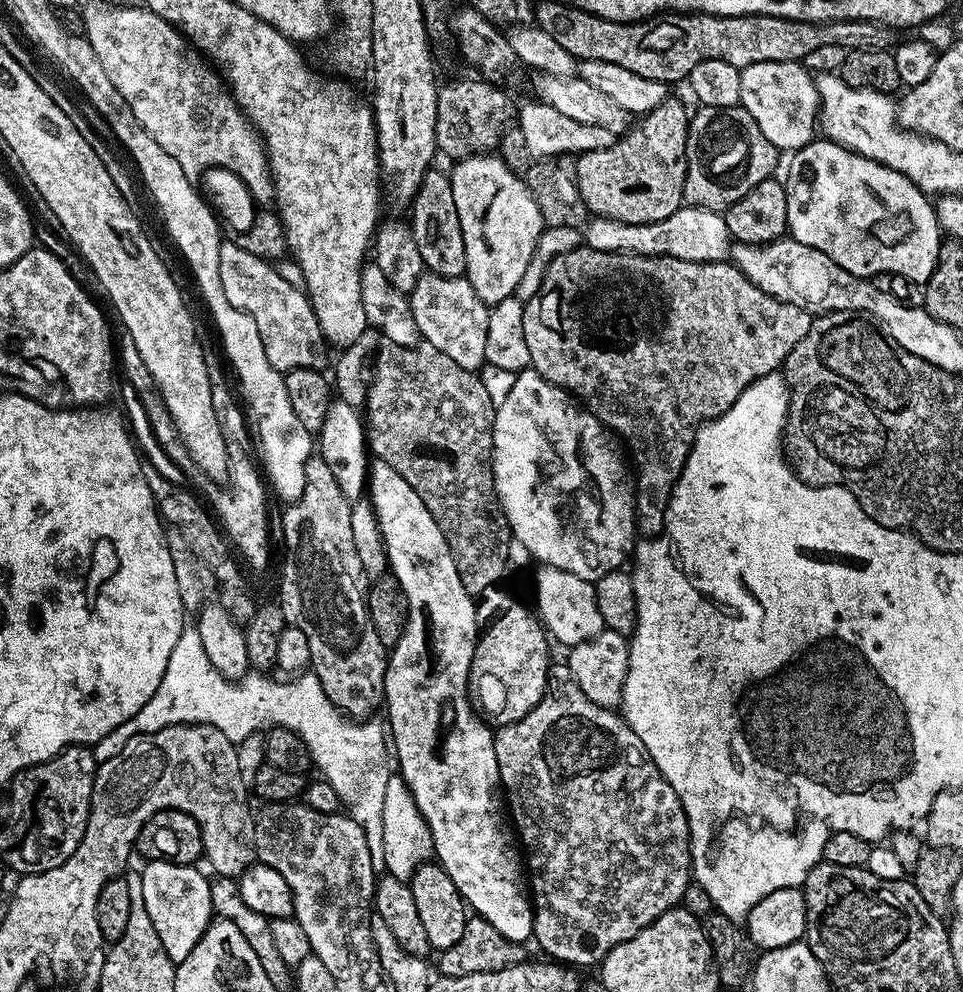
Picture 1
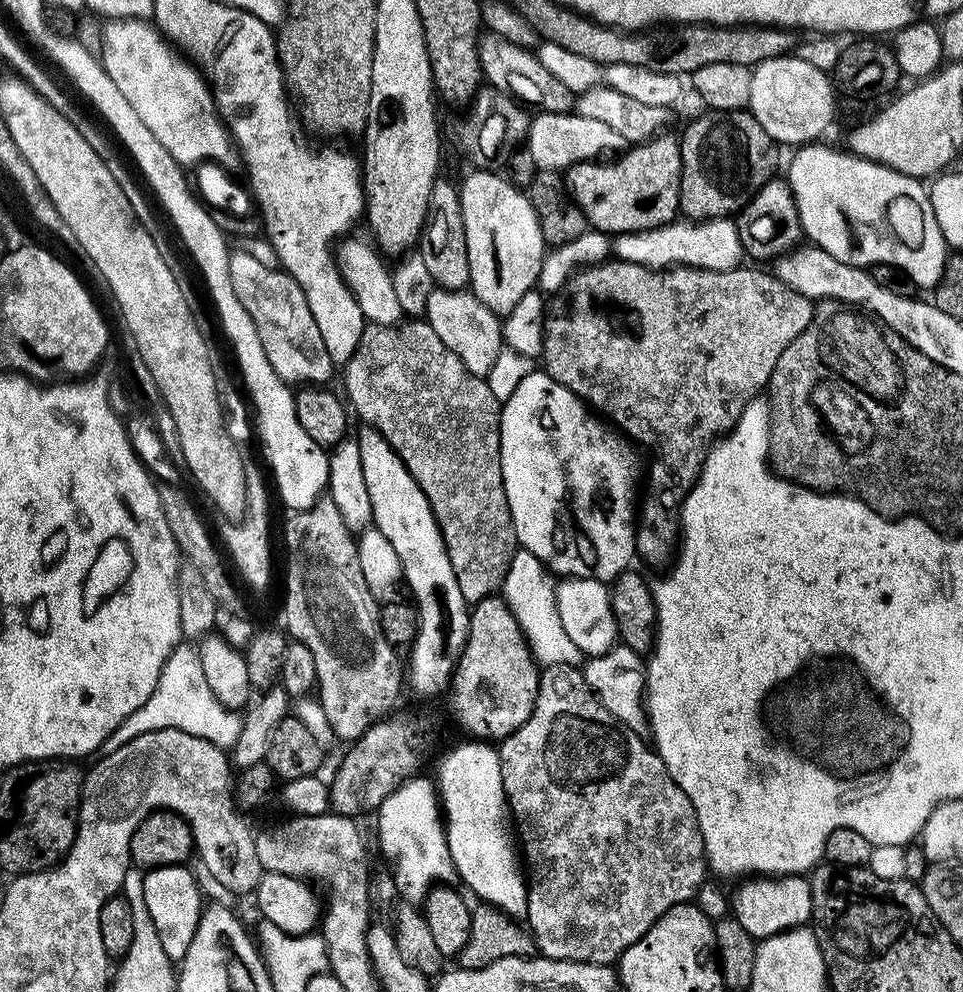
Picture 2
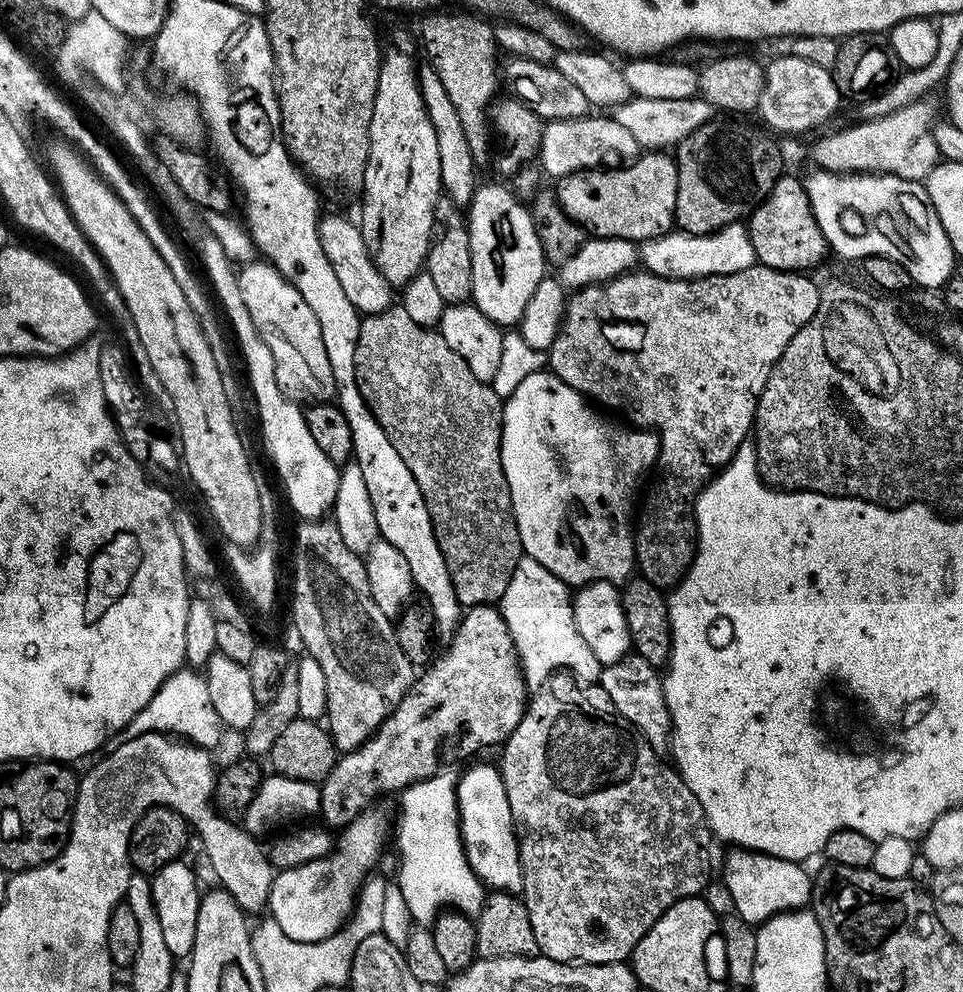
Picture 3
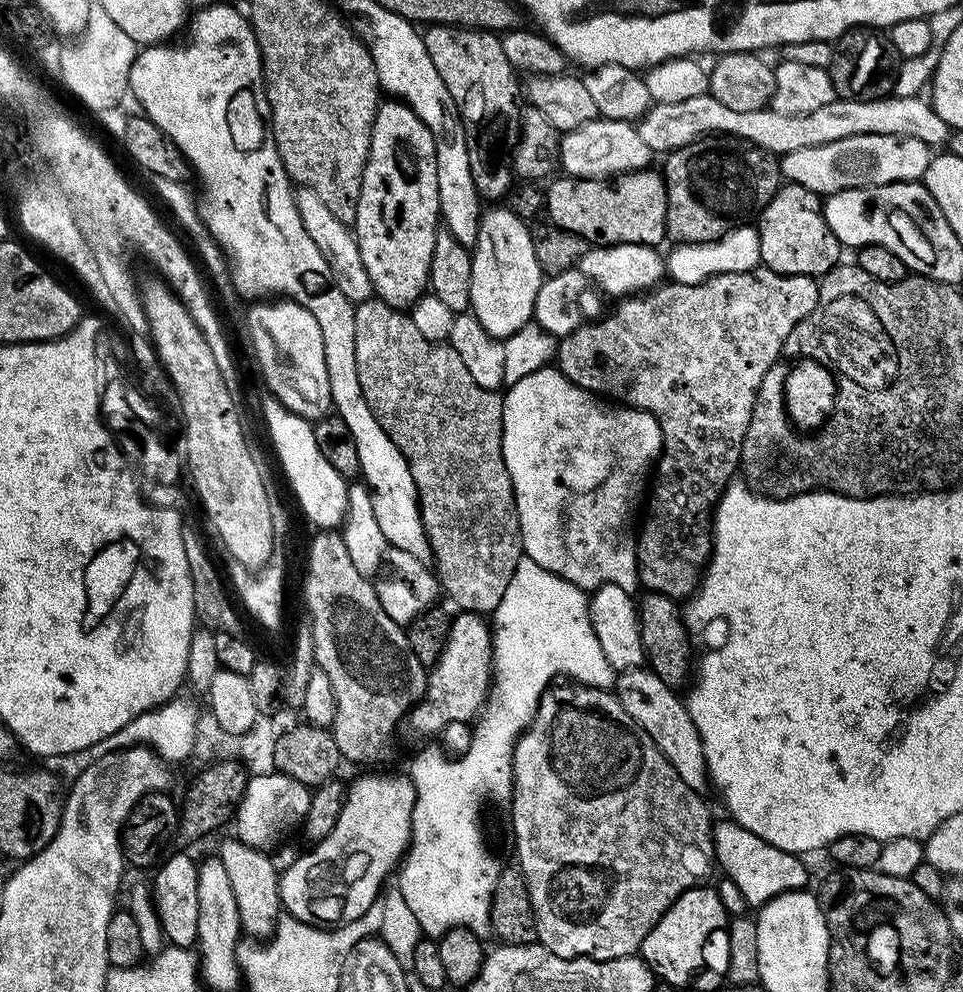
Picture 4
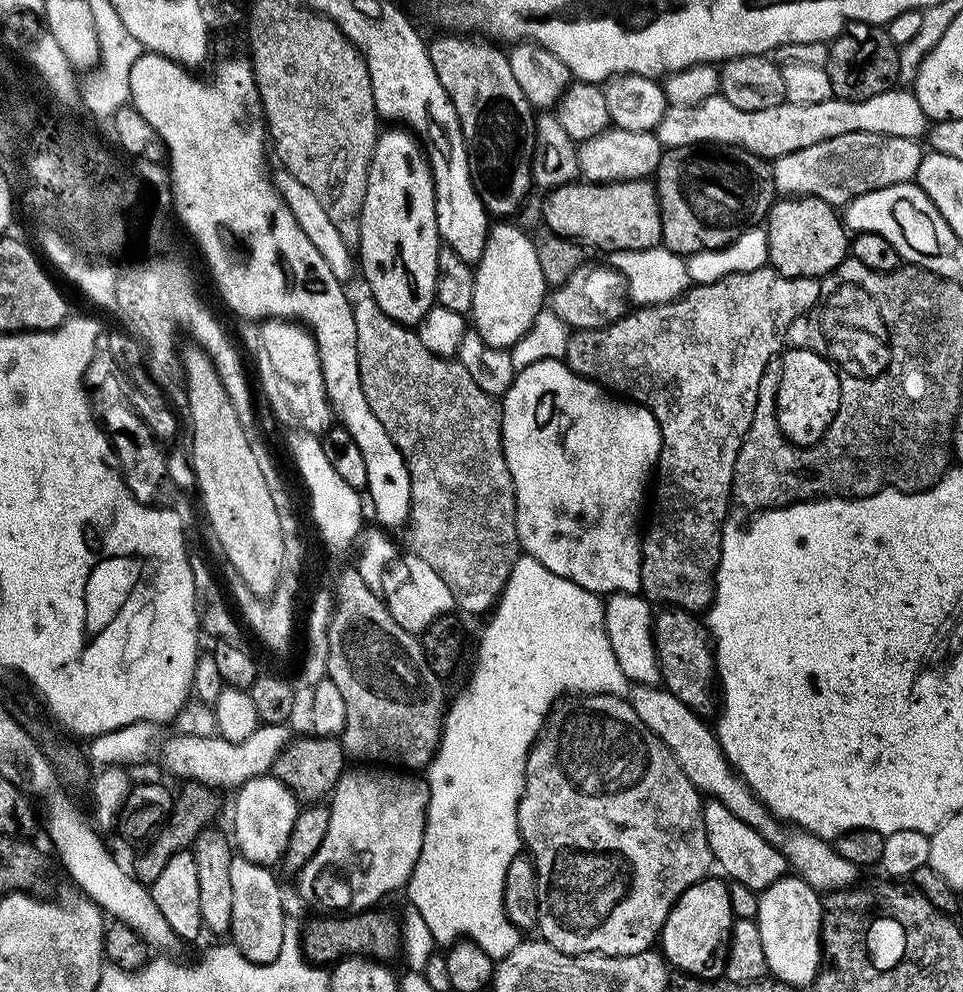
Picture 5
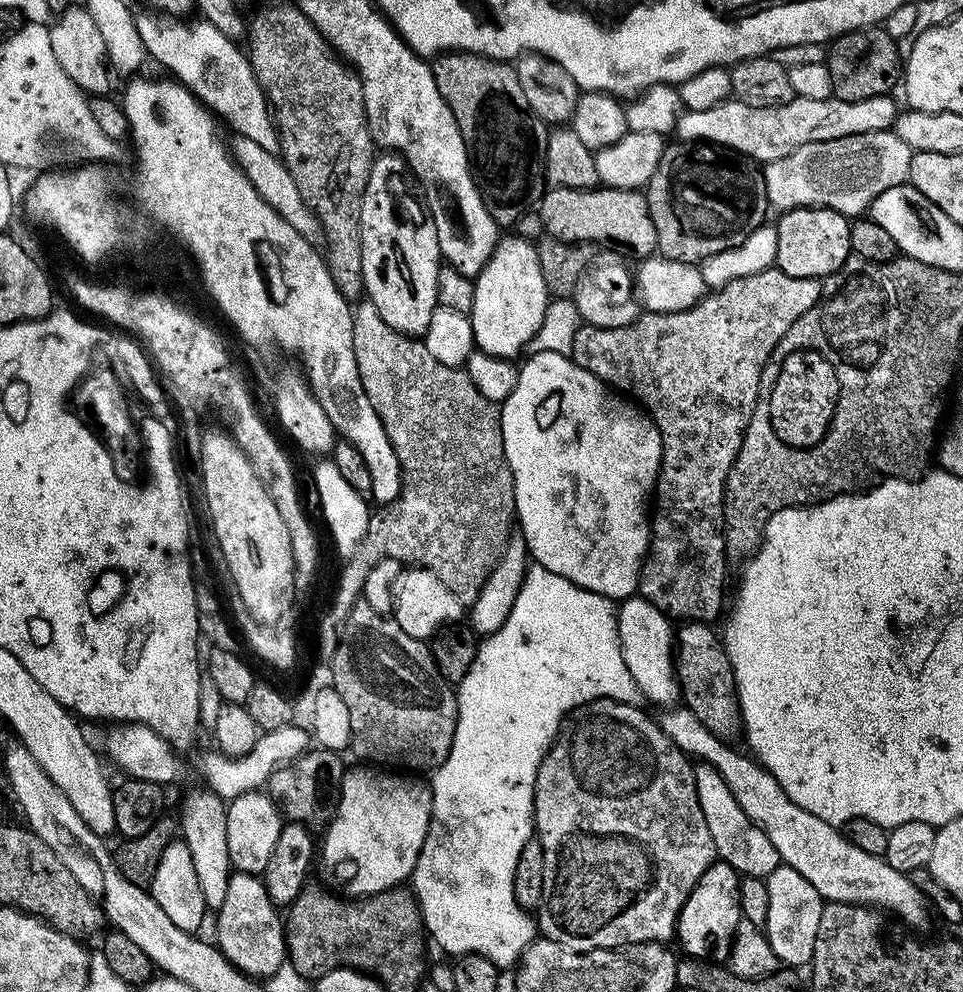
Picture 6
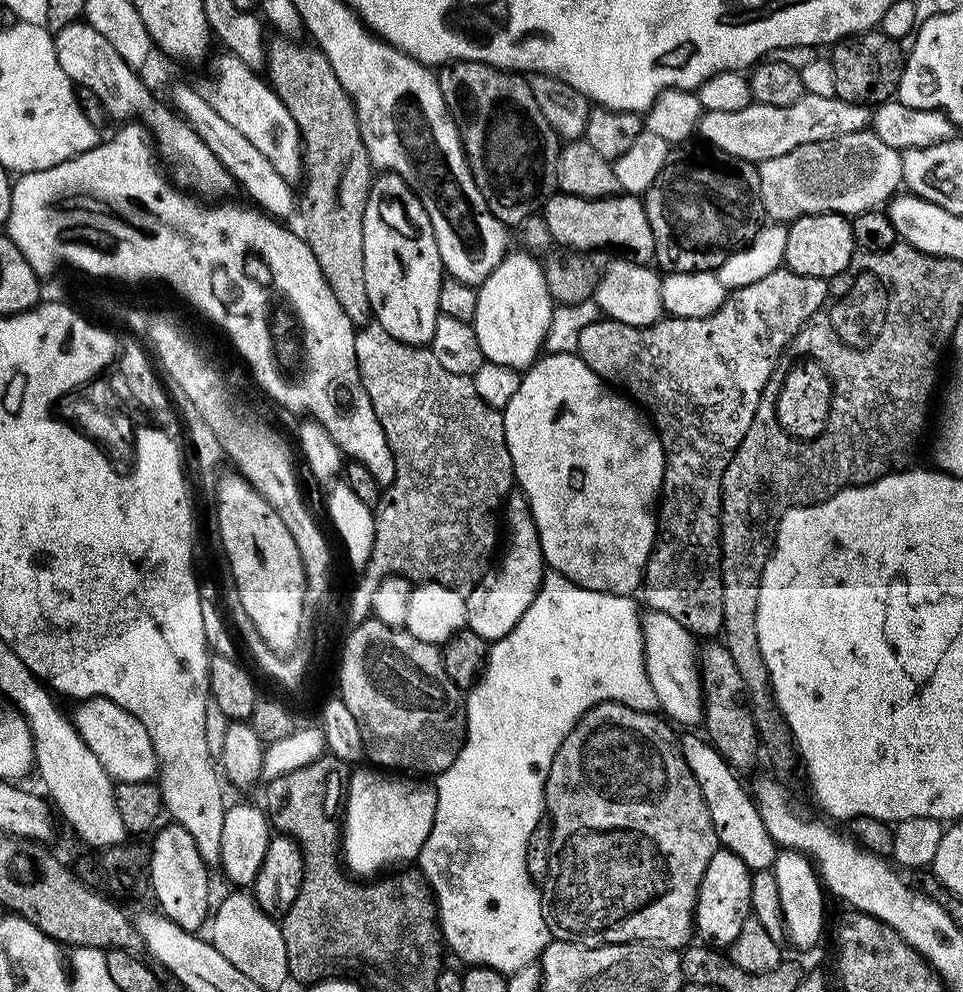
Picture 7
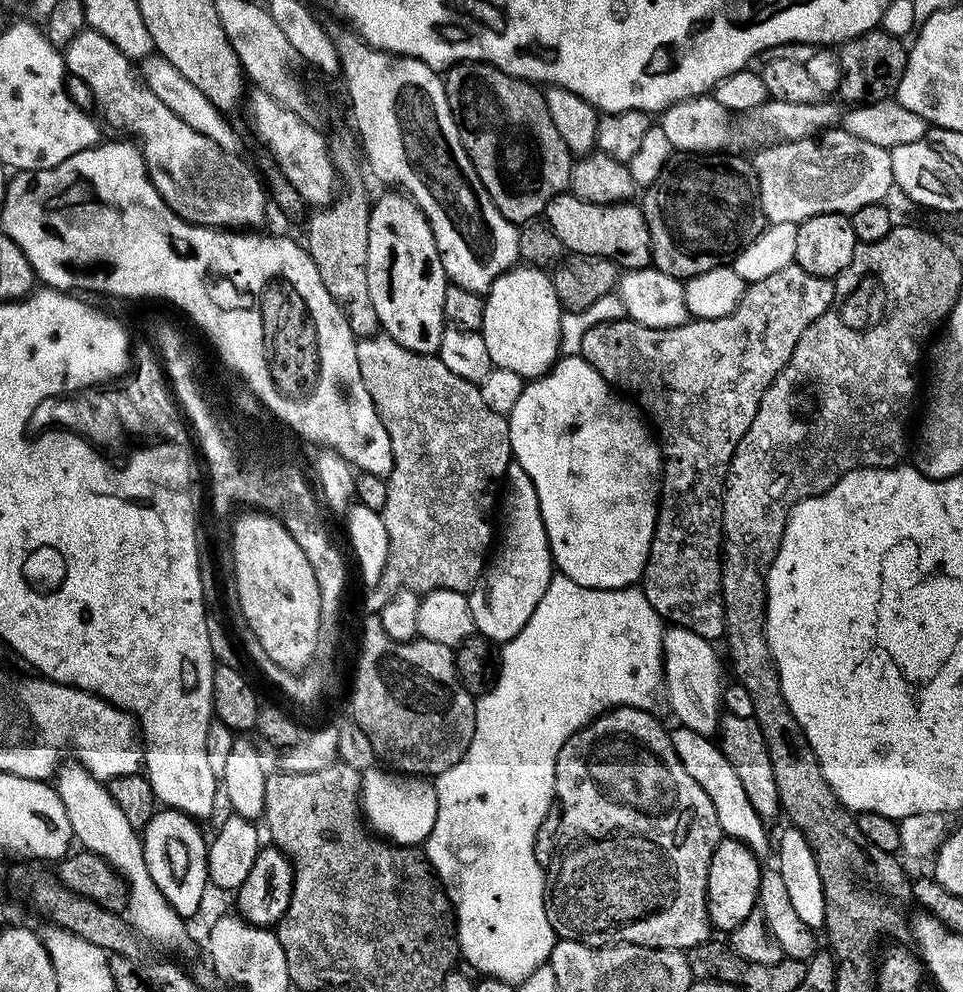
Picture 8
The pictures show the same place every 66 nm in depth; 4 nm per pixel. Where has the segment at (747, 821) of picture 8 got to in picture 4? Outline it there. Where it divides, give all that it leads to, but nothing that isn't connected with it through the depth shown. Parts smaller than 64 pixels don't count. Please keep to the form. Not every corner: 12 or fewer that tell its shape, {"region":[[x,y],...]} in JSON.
{"region":[[731,818],[713,827],[721,873],[750,906],[809,887],[799,855]]}

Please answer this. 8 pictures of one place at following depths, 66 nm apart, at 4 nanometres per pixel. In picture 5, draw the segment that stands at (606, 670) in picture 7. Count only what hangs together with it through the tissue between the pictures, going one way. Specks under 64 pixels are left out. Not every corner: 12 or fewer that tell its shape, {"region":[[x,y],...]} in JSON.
{"region":[[517,556],[426,769],[400,916],[423,973],[504,913],[528,755],[623,697],[599,595]]}

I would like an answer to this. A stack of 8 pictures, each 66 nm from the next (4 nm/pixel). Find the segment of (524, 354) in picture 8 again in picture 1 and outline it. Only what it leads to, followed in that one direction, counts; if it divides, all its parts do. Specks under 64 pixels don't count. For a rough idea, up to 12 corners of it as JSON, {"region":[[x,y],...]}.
{"region":[[496,154],[450,172],[466,278],[516,296],[546,225]]}

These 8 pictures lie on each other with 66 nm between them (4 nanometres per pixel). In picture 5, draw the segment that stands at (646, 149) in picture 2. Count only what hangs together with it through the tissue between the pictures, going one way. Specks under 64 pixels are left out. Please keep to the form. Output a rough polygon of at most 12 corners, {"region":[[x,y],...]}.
{"region":[[651,179],[551,189],[543,227],[611,254],[661,247]]}

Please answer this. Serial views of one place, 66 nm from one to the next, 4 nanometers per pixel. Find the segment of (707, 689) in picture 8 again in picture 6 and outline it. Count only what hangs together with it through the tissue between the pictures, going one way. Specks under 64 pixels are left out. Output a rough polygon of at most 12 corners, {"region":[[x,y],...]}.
{"region":[[637,594],[616,625],[626,668],[652,704],[675,705],[673,621]]}

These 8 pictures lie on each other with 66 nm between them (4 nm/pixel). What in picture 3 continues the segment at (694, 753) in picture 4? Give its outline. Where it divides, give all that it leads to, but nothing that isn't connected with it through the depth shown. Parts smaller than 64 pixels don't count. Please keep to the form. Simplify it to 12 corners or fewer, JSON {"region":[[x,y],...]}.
{"region":[[626,655],[601,667],[598,687],[615,715],[657,754],[670,717],[653,664]]}

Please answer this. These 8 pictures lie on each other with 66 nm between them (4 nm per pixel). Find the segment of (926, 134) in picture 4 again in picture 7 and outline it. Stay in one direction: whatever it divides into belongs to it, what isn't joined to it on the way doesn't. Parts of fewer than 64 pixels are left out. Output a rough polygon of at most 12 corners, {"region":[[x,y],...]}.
{"region":[[805,94],[704,112],[709,145],[759,165],[863,132],[865,105]]}

